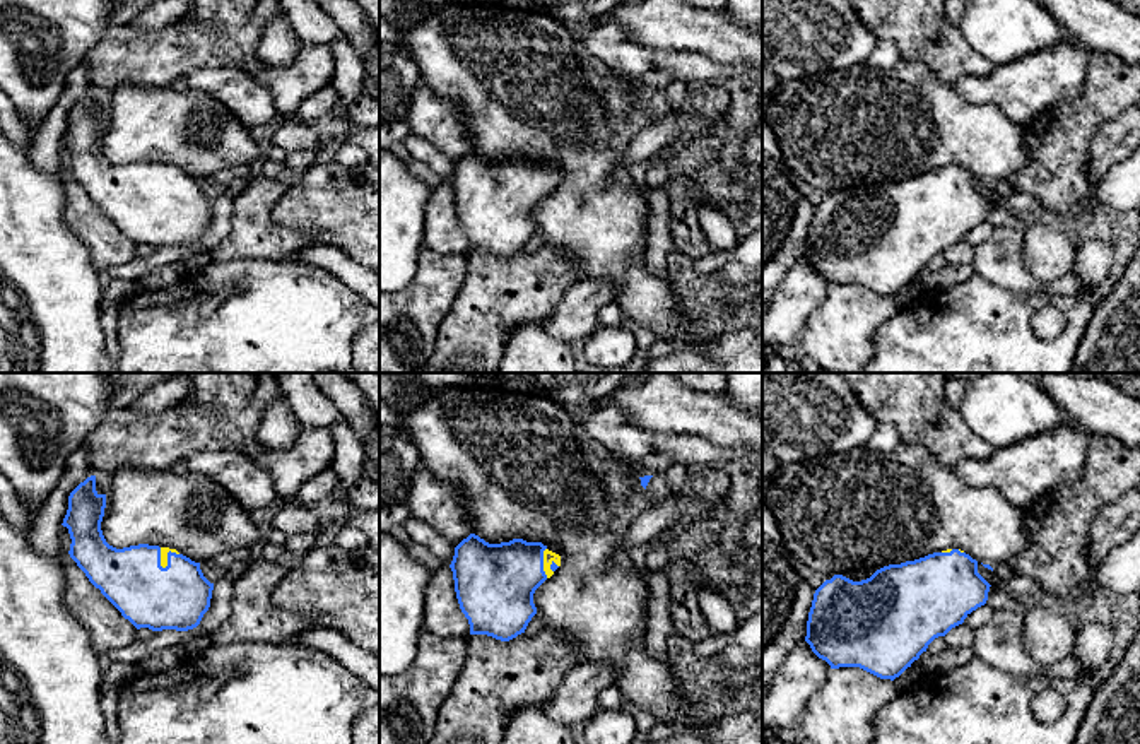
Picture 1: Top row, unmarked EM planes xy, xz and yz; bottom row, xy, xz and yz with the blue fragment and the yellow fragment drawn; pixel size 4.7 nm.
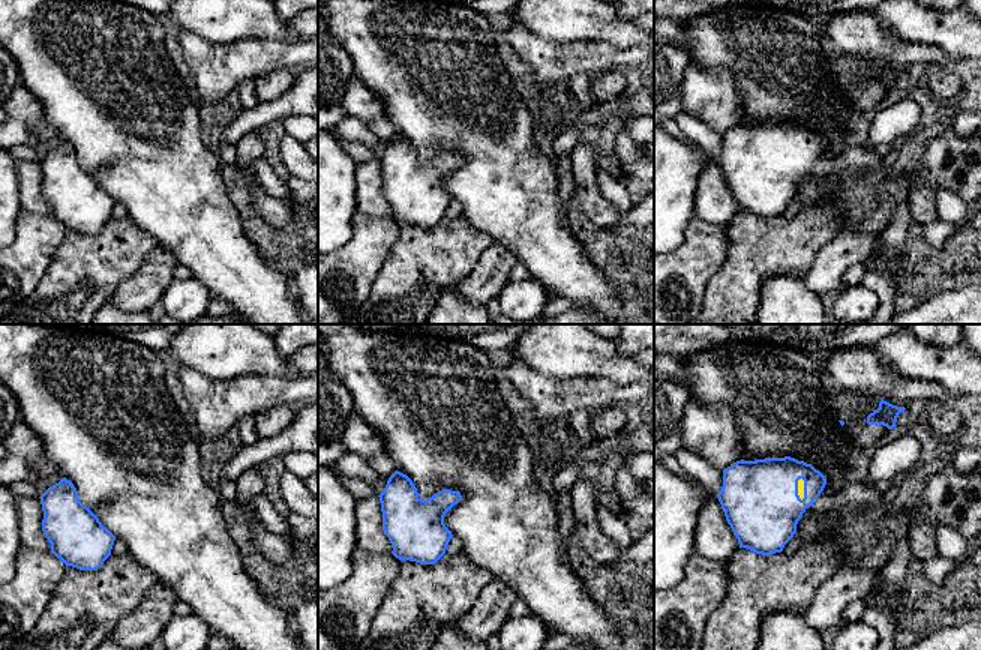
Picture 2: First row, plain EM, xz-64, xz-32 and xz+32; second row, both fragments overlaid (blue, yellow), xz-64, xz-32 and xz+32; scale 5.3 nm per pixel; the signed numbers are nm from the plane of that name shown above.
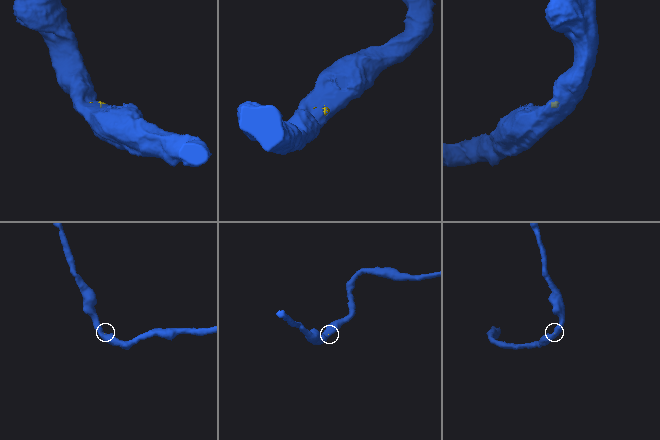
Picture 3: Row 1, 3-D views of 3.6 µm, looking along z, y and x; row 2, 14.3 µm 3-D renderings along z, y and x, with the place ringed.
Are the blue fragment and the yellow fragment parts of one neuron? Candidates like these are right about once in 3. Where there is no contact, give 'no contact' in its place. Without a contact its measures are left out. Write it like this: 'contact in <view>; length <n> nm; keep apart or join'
contact in xz; length 140 nm; join

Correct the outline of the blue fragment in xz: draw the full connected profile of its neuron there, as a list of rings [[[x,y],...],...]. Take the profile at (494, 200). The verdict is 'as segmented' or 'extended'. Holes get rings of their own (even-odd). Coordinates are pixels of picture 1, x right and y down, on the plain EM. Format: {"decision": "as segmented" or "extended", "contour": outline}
{"decision": "extended", "contour": [[[470,151],[455,164],[450,181],[470,251],[509,258],[537,231],[535,207],[561,183],[561,173],[542,159],[513,156],[489,161]]]}

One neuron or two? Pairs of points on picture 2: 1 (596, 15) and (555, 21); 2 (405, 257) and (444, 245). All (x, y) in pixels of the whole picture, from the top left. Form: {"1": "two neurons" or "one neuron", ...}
{"1": "one neuron", "2": "one neuron"}

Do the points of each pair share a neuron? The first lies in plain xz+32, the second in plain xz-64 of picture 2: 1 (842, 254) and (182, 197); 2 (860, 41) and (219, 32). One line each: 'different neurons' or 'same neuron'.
1: different neurons
2: different neurons

